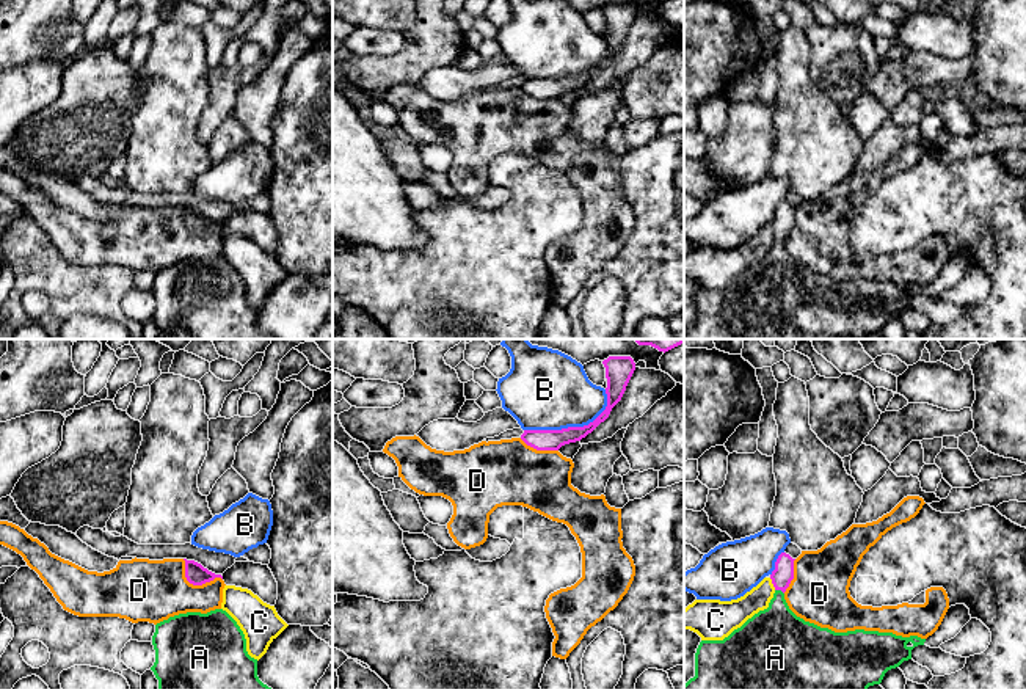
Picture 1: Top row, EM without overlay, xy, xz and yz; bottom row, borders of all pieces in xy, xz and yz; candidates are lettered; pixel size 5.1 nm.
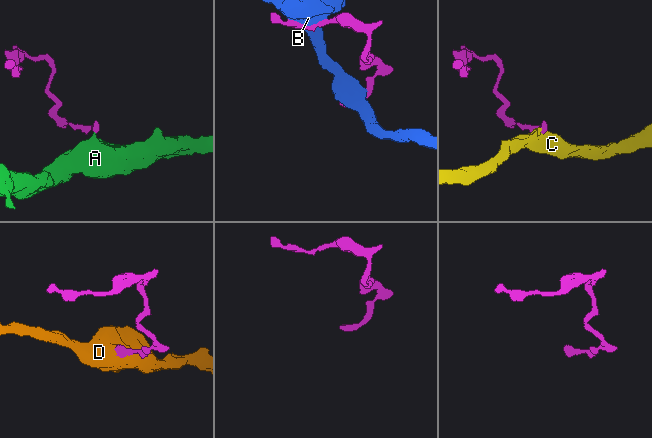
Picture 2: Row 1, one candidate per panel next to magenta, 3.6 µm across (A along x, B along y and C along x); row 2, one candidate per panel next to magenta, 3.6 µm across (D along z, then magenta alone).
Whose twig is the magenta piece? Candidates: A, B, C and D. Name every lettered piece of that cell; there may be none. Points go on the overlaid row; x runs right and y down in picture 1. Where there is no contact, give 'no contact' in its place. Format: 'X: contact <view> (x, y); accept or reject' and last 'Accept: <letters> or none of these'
A: contact yz (780, 589); accept
B: contact xz (573, 427); reject
C: contact yz (772, 583); reject
D: contact xy (195, 584); reject
Accept: A

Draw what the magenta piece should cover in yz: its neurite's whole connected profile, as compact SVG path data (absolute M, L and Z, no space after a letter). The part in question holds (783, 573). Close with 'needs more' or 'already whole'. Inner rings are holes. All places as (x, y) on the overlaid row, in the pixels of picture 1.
M781 552L770 574L775 587L769 607L748 618L723 640L701 640L695 653L695 676L684 689L868 689L880 684L885 673L911 659L911 650L924 645L918 636L902 637L893 632L855 629L835 632L797 617L784 600L784 592L794 579L794 560Z | needs more

